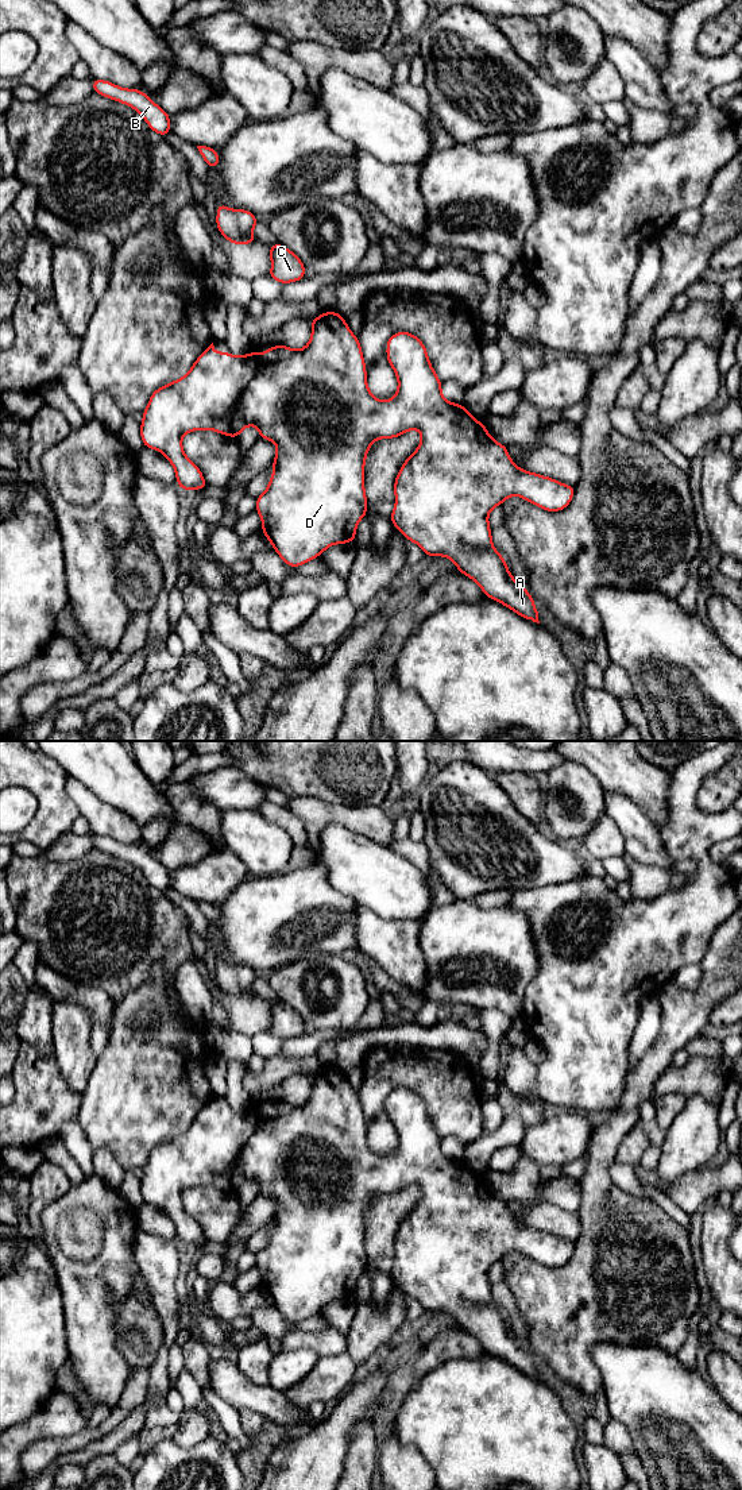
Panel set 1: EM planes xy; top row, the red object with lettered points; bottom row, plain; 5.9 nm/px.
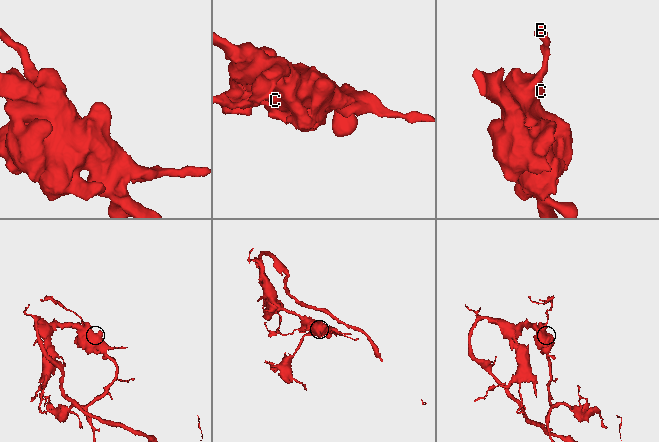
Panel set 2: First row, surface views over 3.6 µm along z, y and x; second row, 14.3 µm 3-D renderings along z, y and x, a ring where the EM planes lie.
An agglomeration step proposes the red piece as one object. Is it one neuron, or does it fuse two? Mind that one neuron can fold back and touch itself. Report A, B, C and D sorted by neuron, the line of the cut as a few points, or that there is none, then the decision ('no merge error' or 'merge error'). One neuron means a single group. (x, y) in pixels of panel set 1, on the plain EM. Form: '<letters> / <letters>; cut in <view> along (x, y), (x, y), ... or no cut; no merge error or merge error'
A B C D; no cut; no merge error

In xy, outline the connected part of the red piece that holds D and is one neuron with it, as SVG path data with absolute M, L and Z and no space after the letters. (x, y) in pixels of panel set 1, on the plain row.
M336 1066L324 1068L310 1077L310 1082L310 1097L302 1105L273 1101L262 1109L250 1107L244 1112L233 1112L231 1108L216 1108L212 1099L186 1131L151 1150L140 1180L143 1201L165 1211L175 1225L178 1243L185 1247L204 1246L208 1240L201 1225L183 1208L182 1192L192 1186L216 1186L237 1194L243 1185L255 1181L260 1194L271 1196L277 1201L270 1239L266 1247L256 1252L262 1288L282 1317L297 1324L318 1313L333 1300L355 1298L358 1279L368 1267L364 1220L371 1200L378 1194L394 1194L418 1185L421 1198L403 1217L394 1238L397 1257L390 1271L394 1284L407 1297L418 1300L426 1312L449 1313L459 1328L480 1342L487 1354L540 1379L534 1354L511 1332L506 1316L492 1302L488 1270L511 1251L518 1251L546 1267L560 1267L571 1259L575 1242L521 1225L510 1215L507 1203L495 1197L484 1180L475 1176L461 1159L447 1157L441 1147L443 1138L429 1118L425 1101L416 1091L399 1086L389 1093L386 1113L395 1127L398 1146L393 1154L380 1157L368 1146L359 1093L352 1089L345 1074Z

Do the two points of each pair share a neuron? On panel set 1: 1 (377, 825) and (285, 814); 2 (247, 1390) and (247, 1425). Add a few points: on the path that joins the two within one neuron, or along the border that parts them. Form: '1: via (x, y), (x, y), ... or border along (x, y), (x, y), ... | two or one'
1: border along (286, 809), (301, 821), (309, 844) | two
2: border along (240, 1409), (257, 1412), (266, 1419) | two

